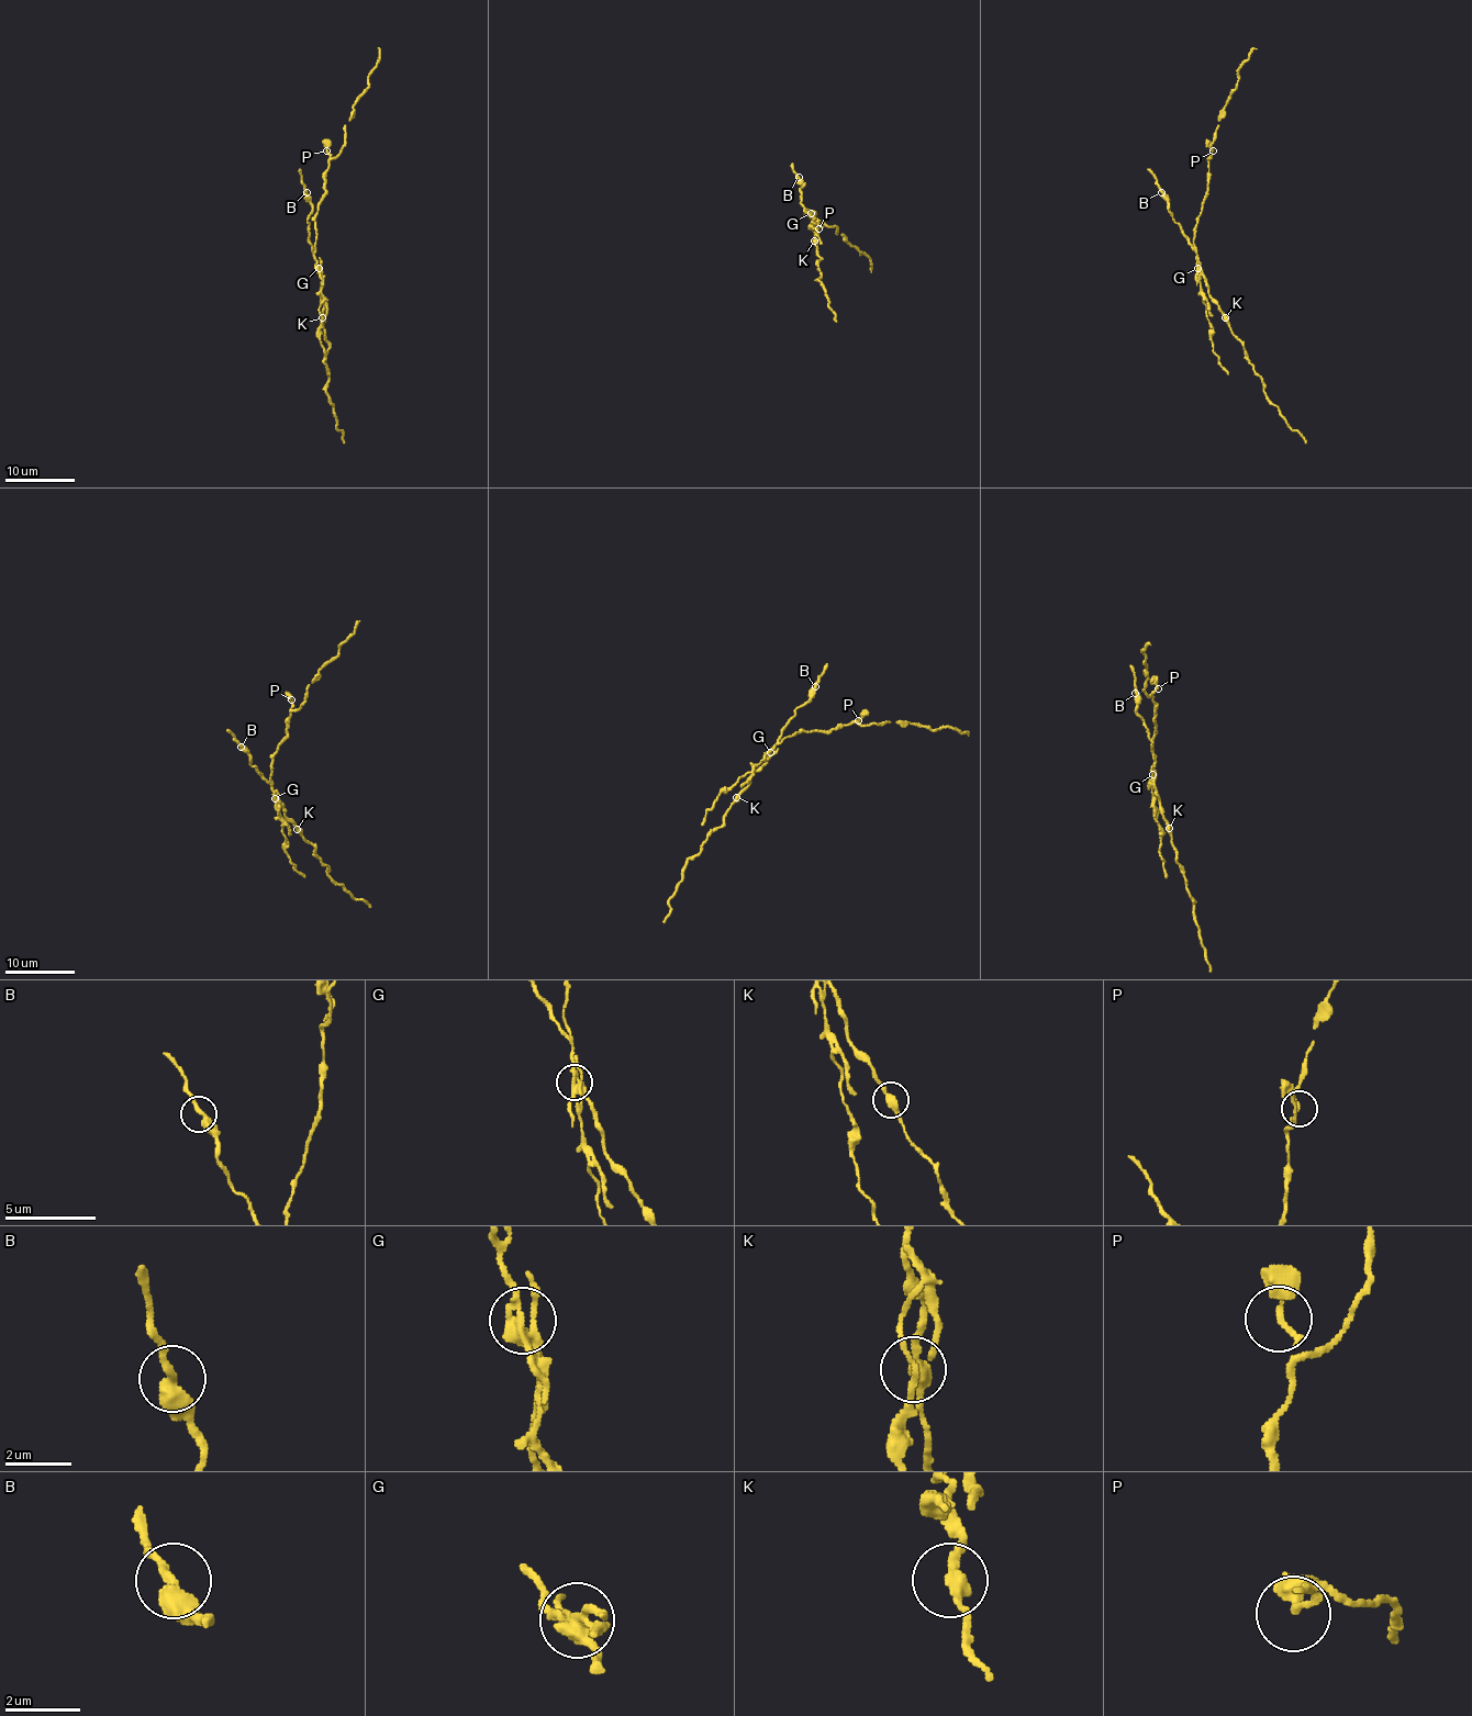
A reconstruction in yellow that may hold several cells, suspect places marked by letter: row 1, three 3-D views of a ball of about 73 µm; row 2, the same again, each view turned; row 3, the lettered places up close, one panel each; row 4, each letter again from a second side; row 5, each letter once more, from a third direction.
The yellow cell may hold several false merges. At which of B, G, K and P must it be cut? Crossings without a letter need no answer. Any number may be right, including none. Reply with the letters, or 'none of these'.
G

